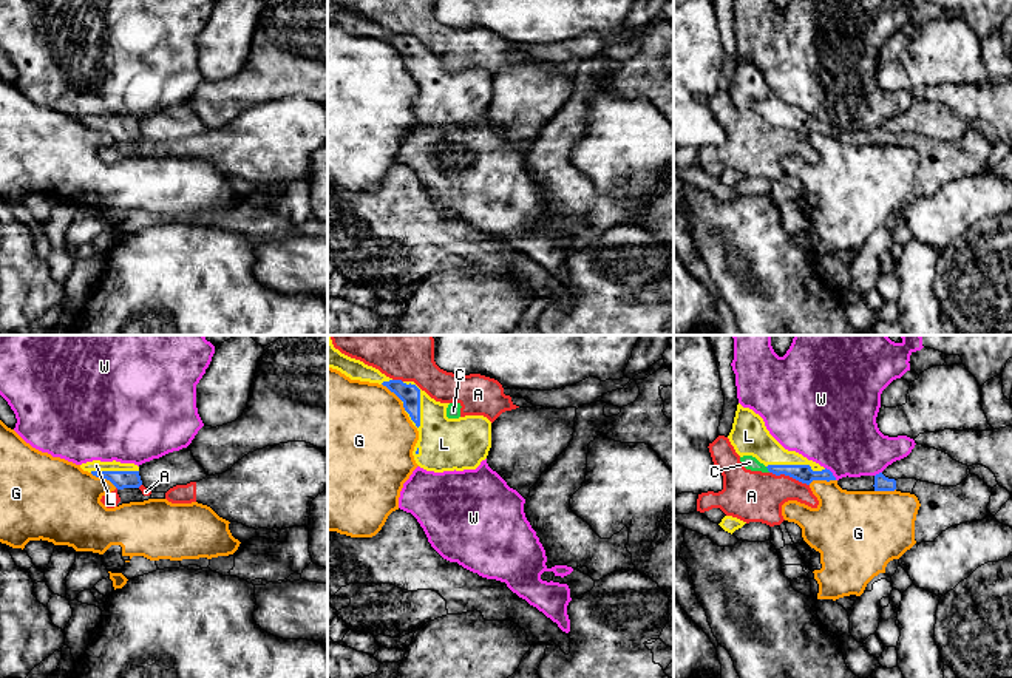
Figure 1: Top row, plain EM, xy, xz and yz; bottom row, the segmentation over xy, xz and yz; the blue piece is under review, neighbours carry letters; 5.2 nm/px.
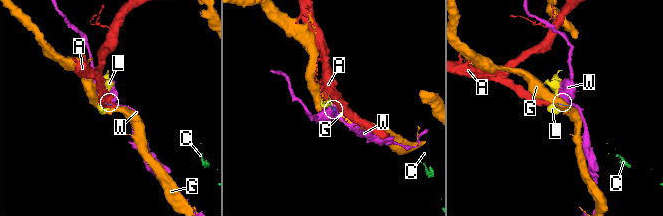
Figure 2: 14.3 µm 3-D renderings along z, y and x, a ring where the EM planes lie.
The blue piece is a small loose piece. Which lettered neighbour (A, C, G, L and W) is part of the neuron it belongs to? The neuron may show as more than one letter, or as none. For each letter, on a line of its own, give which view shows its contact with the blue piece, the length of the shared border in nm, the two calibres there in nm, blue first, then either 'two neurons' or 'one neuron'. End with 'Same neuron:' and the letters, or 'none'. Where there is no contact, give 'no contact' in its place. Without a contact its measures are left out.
A: meets blue in yz; contact 220 nm long; 90 nm thick on the blue side, 280 nm on the other; two neurons
C: meets blue in yz; contact 40 nm long; 90 nm thick on the blue side, 70 nm on the other; two neurons
G: meets blue in yz; contact 150 nm long; 90 nm thick on the blue side, 320 nm on the other; two neurons
L: meets blue in xz; contact 260 nm long; 110 nm thick on the blue side, 260 nm on the other; one neuron
W: meets blue in yz; contact 90 nm long; 90 nm thick on the blue side, 440 nm on the other; two neurons
Same neuron: L

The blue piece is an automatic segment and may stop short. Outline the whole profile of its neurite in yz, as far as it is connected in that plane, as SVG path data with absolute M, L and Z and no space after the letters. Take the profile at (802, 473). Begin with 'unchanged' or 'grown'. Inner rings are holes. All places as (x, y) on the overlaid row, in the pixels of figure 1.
grown; M740 403L728 439L740 457L756 457L776 476L785 474L807 485L813 480L836 480L830 470L796 451L785 449L769 434L763 419Z

